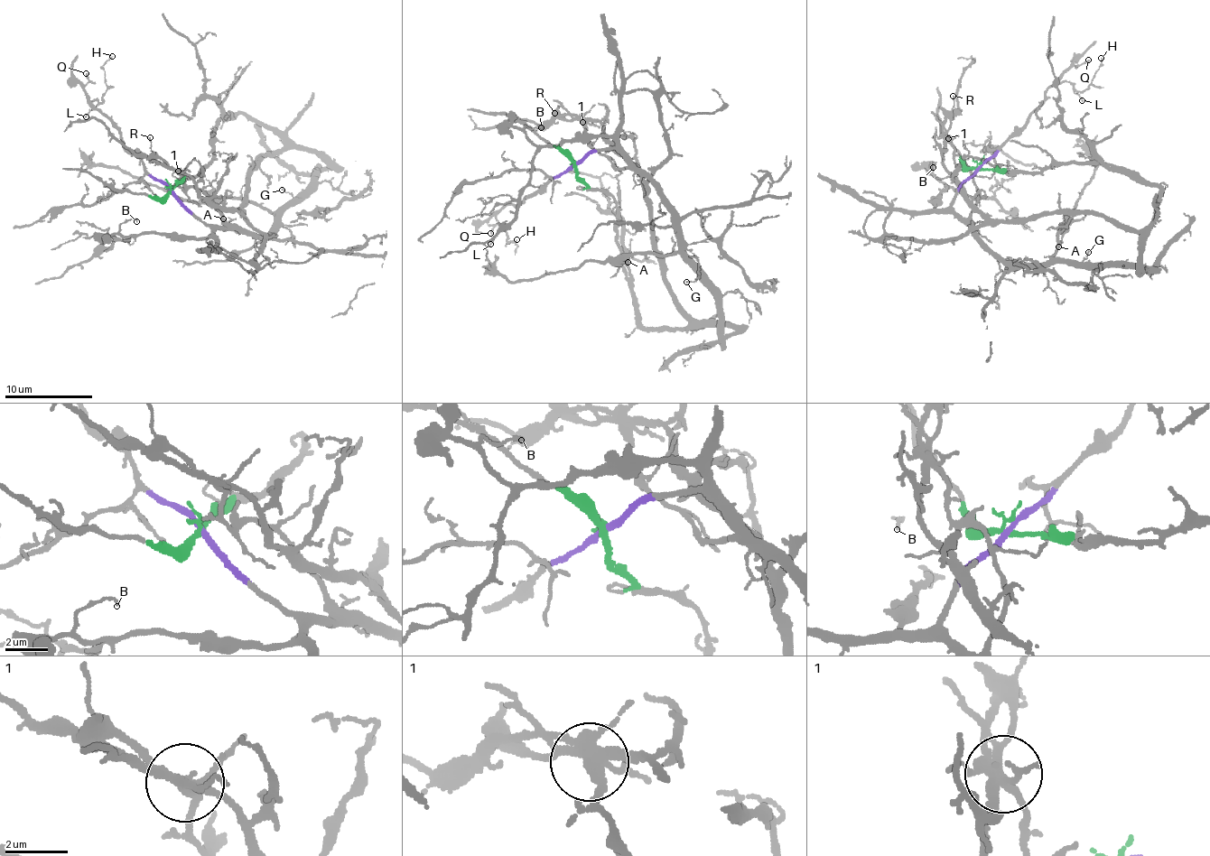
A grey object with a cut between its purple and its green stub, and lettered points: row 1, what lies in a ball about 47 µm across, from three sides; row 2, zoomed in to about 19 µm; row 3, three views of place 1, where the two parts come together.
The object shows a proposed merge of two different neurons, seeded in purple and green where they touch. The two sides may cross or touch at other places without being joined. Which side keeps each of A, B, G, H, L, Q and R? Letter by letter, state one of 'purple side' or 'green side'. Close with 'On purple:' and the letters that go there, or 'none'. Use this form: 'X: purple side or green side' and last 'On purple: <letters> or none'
A: purple side
B: purple side
G: purple side
H: purple side
L: purple side
Q: purple side
R: purple side
On purple: A, B, G, H, L, Q, R

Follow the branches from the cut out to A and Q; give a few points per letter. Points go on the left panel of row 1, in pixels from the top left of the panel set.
A: (172, 191), (190, 213), (253, 237), (265, 237), (274, 217), (244, 199), (226, 198), (218, 205), (224, 219)
Q: (172, 191), (129, 153), (121, 134), (89, 98), (83, 88), (86, 73)

